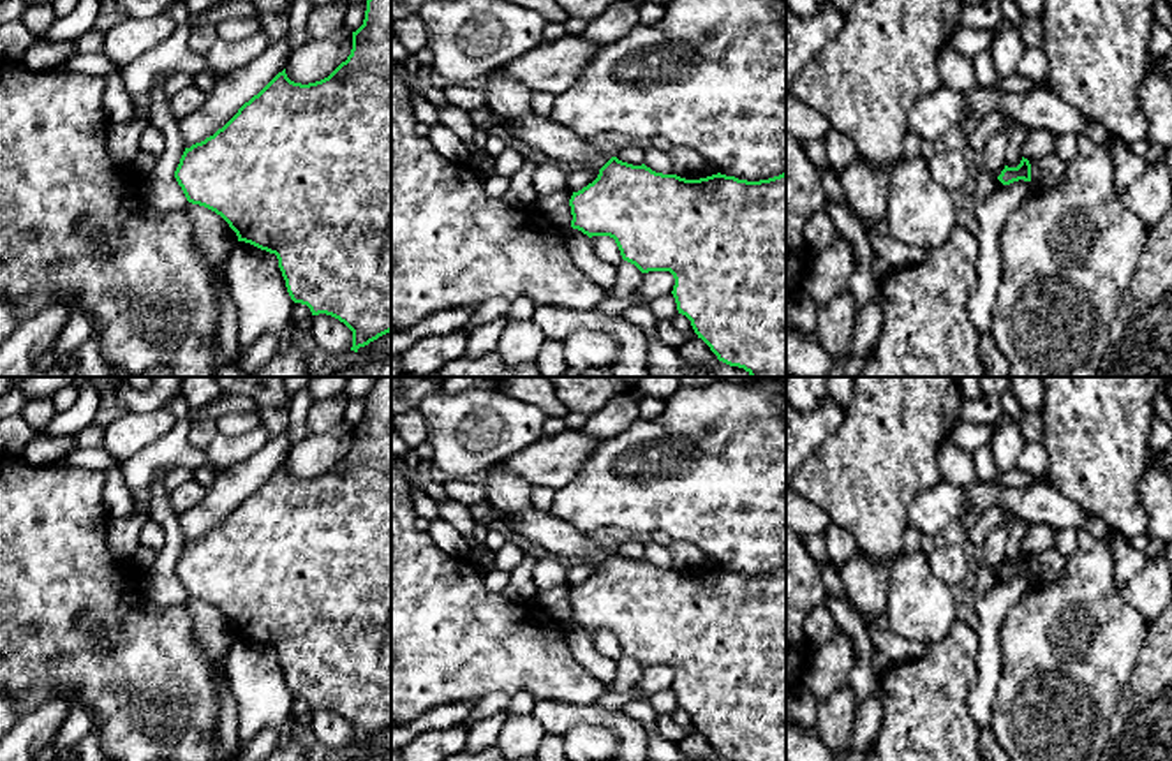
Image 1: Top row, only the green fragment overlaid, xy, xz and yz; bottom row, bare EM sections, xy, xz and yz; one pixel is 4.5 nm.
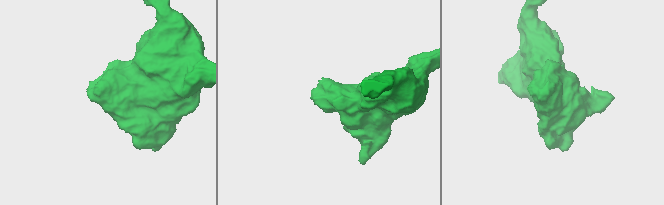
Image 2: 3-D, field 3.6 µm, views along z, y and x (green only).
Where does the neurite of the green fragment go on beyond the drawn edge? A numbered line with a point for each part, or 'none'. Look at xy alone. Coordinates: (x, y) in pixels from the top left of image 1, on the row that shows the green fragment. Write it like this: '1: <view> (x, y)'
none

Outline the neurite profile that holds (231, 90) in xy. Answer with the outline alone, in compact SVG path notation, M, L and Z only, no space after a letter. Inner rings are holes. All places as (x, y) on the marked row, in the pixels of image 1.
M289 32L241 69L222 74L215 79L213 92L196 113L178 122L185 148L204 141L222 129L238 109L257 95L278 72L293 53Z

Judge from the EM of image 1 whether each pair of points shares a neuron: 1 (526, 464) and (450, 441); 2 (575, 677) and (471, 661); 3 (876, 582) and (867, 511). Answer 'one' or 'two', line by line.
1: two
2: one
3: two

